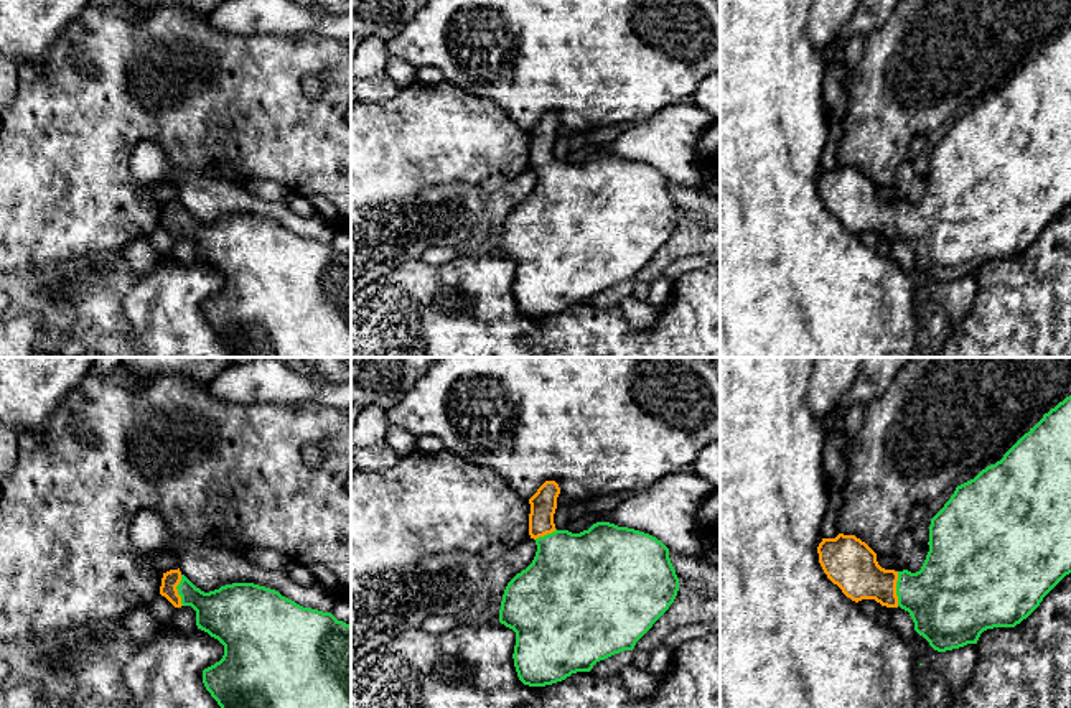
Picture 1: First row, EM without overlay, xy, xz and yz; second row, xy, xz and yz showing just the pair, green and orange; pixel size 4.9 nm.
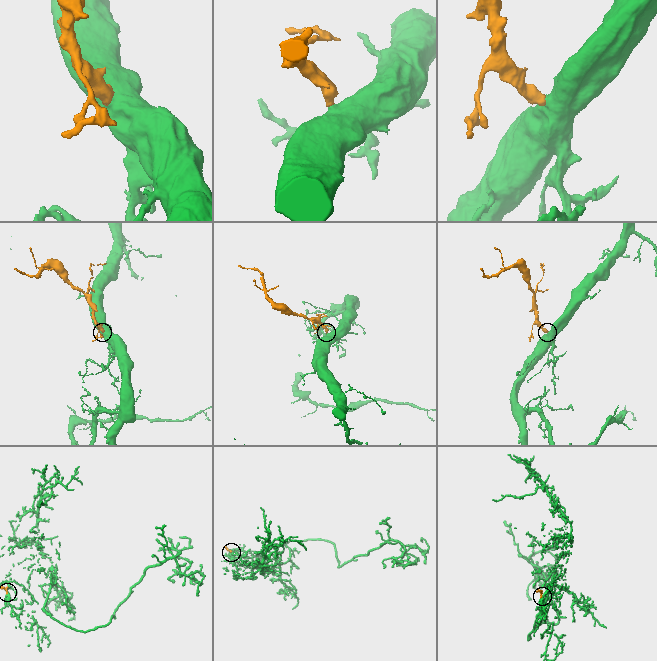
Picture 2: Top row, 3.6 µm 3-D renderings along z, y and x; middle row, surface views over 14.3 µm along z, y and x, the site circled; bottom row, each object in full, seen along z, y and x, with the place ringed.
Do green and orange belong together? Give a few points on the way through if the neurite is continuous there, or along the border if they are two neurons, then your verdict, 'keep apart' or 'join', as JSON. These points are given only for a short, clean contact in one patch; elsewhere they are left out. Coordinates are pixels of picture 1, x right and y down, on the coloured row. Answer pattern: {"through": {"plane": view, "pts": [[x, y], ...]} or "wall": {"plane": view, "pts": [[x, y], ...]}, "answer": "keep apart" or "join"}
{"through": {"plane": "yz", "pts": [[946, 600], [897, 588], [867, 580], [852, 565]]}, "answer": "join"}

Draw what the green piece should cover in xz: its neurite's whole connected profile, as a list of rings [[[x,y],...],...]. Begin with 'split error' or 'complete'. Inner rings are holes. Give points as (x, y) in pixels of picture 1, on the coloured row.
split error; [[[545,481],[529,499],[529,535],[537,552],[532,563],[506,586],[499,622],[516,632],[514,667],[529,687],[545,687],[593,665],[636,642],[669,609],[679,591],[679,578],[669,548],[656,537],[596,522],[588,530],[557,530],[554,514],[560,487]]]

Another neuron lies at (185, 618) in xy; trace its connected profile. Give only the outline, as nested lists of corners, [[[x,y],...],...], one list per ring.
[[[191,606],[176,608],[173,614],[173,627],[183,634],[194,632],[198,629],[196,611]]]

